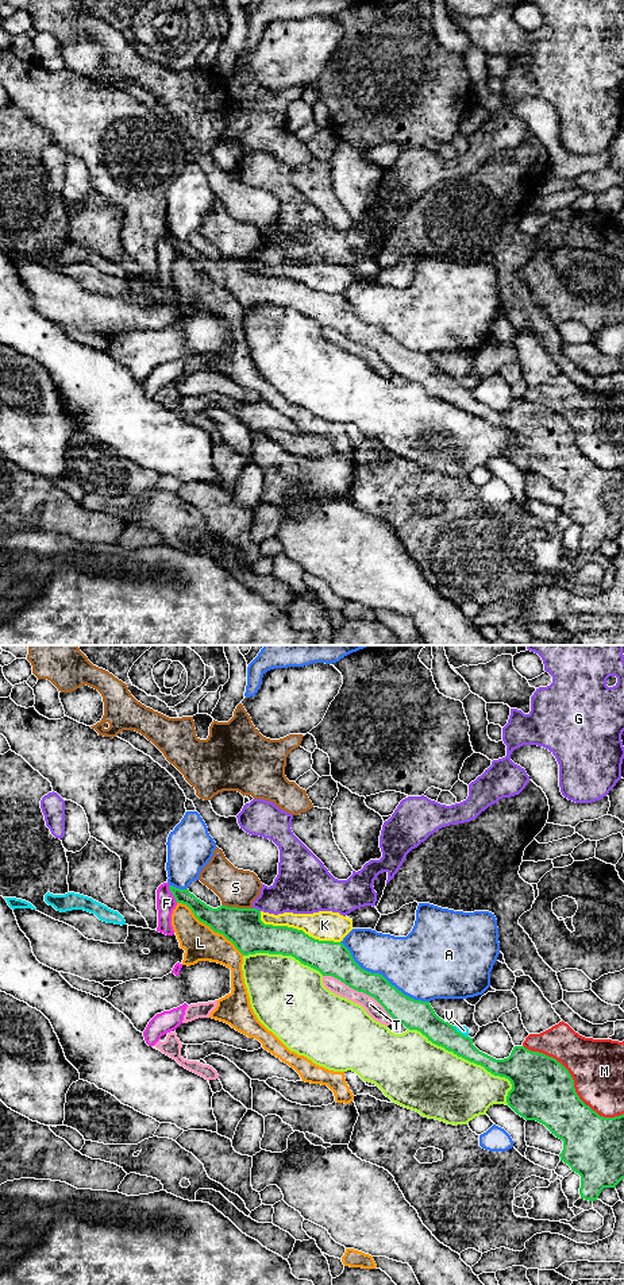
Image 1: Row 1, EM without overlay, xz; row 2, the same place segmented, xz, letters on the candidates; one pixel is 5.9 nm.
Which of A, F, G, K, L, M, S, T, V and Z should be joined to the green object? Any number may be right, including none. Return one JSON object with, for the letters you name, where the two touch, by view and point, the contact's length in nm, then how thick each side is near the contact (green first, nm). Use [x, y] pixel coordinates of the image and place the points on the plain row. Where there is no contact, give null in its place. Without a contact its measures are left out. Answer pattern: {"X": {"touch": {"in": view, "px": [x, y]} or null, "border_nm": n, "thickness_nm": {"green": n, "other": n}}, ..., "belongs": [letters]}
{"belongs": []}

